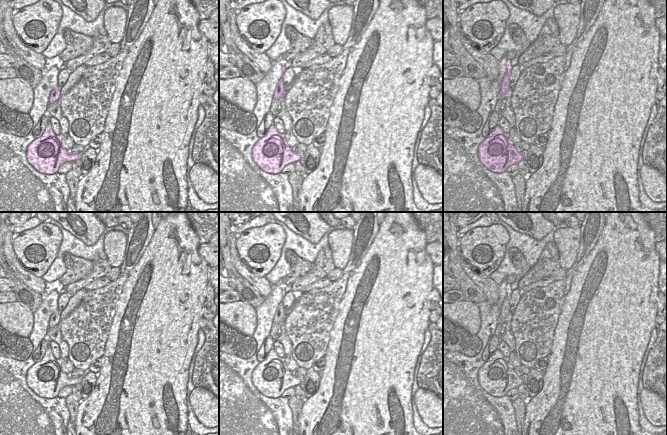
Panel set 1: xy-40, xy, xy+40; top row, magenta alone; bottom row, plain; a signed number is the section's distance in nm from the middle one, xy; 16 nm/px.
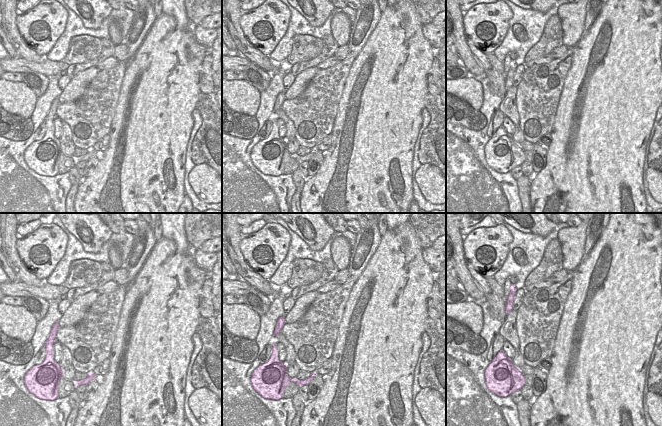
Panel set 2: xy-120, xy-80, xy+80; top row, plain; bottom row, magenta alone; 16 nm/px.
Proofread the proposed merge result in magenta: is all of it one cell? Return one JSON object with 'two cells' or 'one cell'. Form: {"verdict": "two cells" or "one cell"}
{"verdict": "one cell"}

